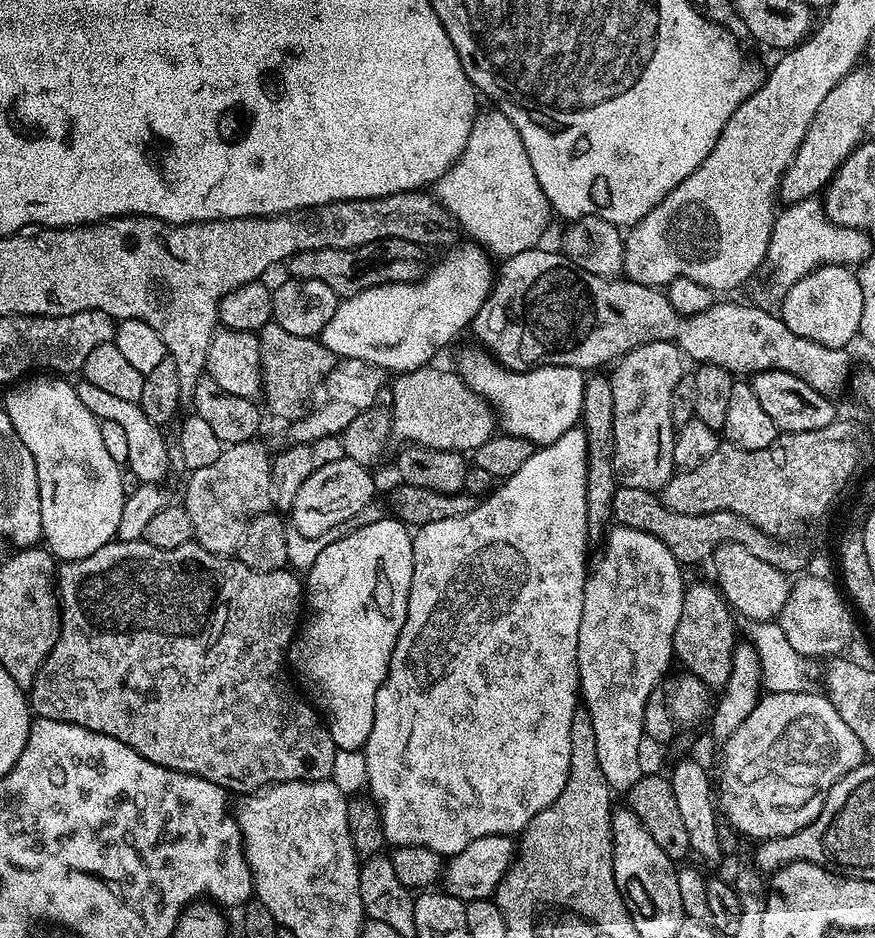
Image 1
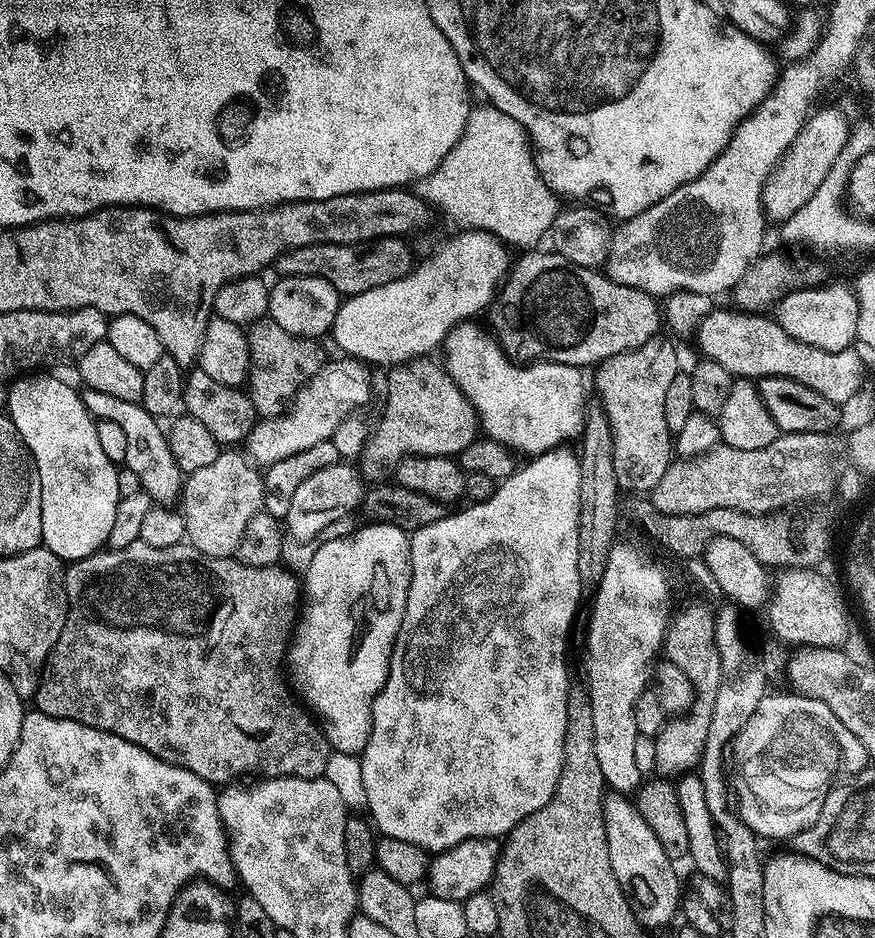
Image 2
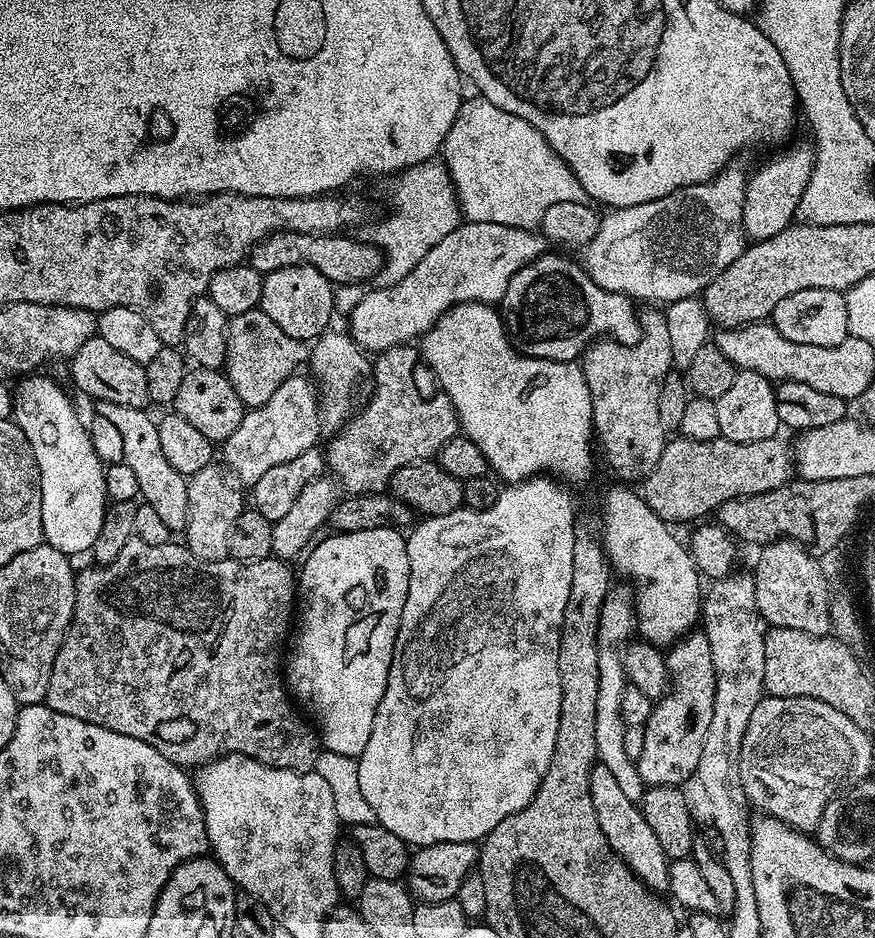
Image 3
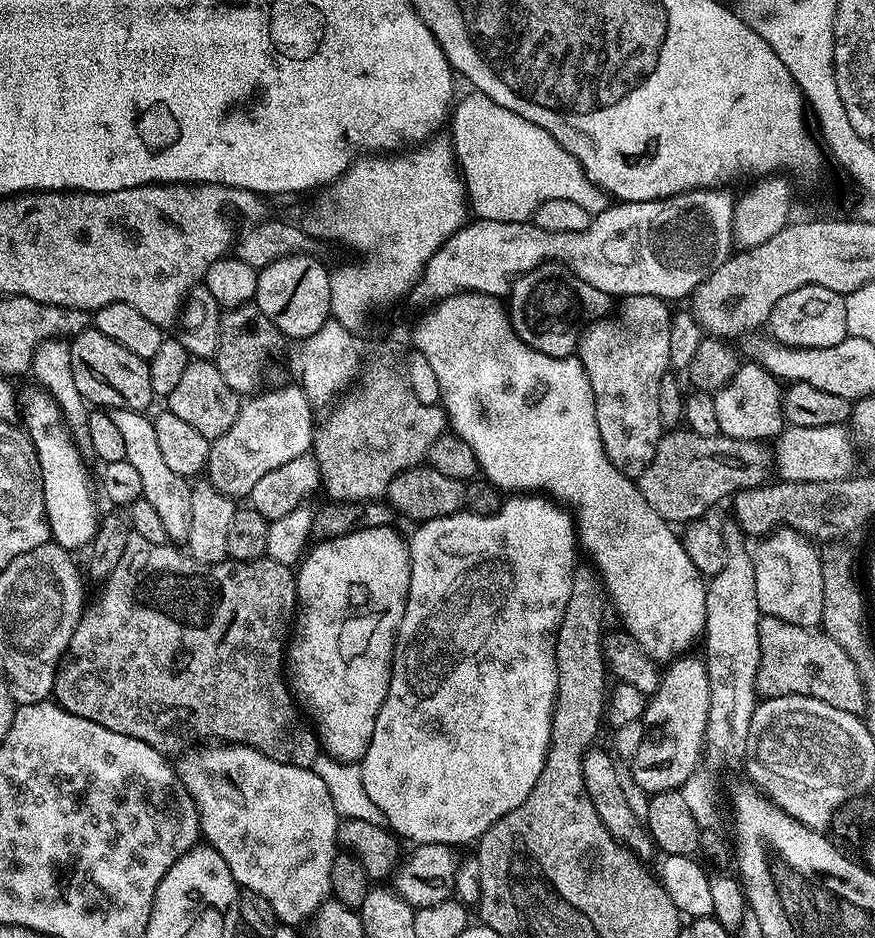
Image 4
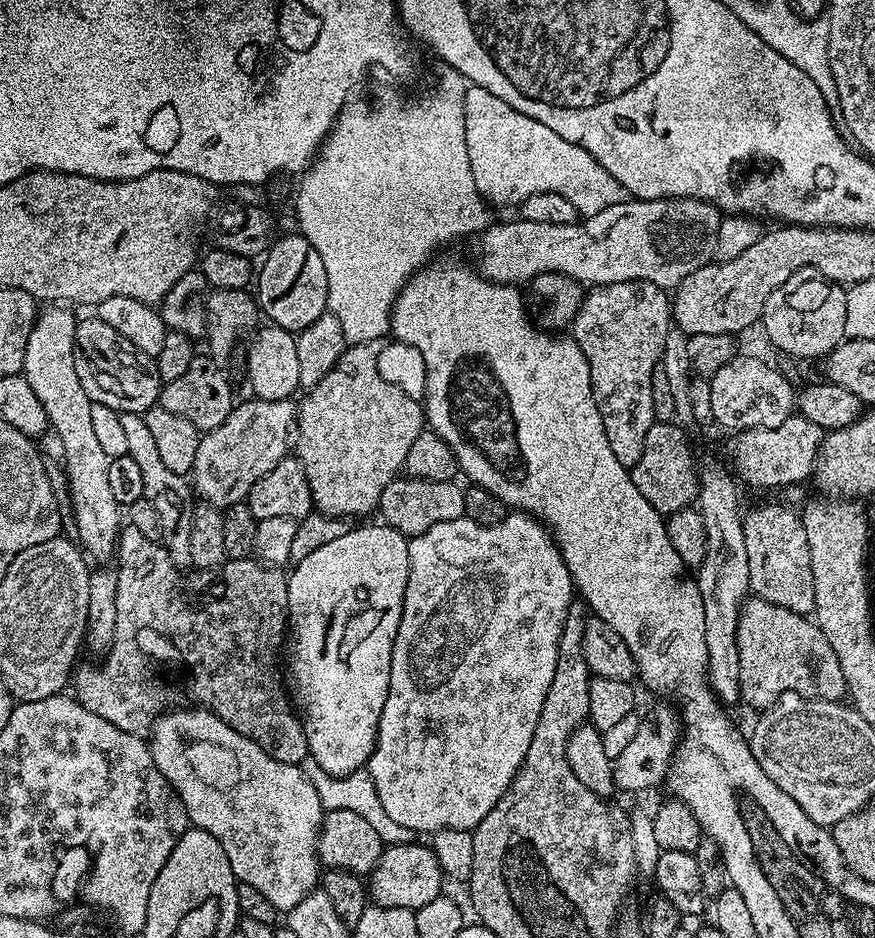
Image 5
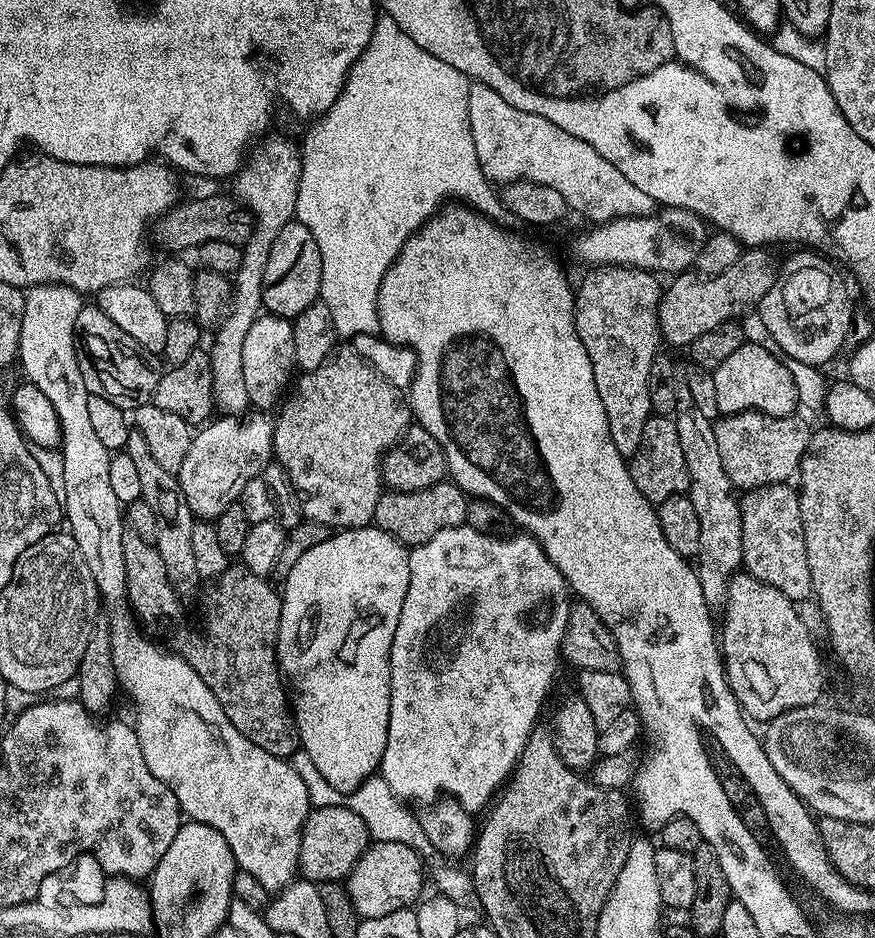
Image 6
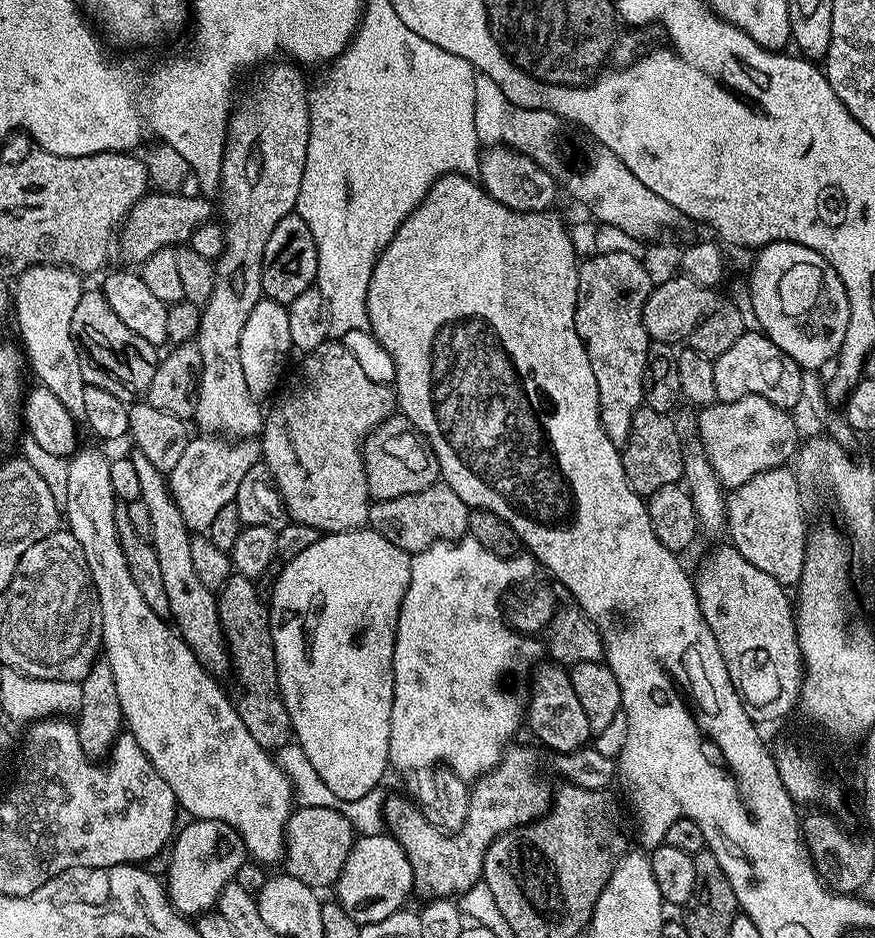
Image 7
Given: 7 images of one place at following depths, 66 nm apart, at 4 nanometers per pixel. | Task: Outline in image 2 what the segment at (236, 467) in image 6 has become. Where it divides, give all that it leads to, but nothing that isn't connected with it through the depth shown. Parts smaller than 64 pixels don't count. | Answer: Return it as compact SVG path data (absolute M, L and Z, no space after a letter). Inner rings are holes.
M344 358L341 361L341 364L325 363L318 374L311 376L308 383L297 390L280 415L257 419L246 439L248 460L267 466L282 458L290 458L290 454L298 454L298 450L307 450L317 442L331 440L342 418L365 407L363 404L372 396L372 384L368 381L369 369L359 360Z

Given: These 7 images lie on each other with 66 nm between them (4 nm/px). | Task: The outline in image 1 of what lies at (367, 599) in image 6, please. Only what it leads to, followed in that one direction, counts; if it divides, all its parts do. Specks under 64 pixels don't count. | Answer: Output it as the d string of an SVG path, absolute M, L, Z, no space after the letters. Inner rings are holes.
M385 518L326 546L306 572L306 619L293 639L290 664L308 687L307 695L322 713L330 738L339 750L361 751L370 738L370 730L374 730L376 695L388 678L390 658L402 622L406 622L410 578L414 574L412 538L413 533L399 520Z

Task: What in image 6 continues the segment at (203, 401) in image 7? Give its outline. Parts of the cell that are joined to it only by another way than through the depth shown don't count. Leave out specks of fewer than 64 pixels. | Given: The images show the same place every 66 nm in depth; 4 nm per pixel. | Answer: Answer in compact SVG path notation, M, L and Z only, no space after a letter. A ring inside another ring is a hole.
M280 136L267 140L263 141L265 144L256 153L253 151L247 157L246 163L234 177L235 195L239 203L251 212L254 223L250 238L242 245L240 264L232 280L230 307L215 329L216 337L210 347L216 406L221 413L230 416L240 416L250 408L242 372L242 348L251 324L262 312L262 274L266 270L266 258L270 258L270 246L274 246L278 230L294 219L298 206L301 149Z

